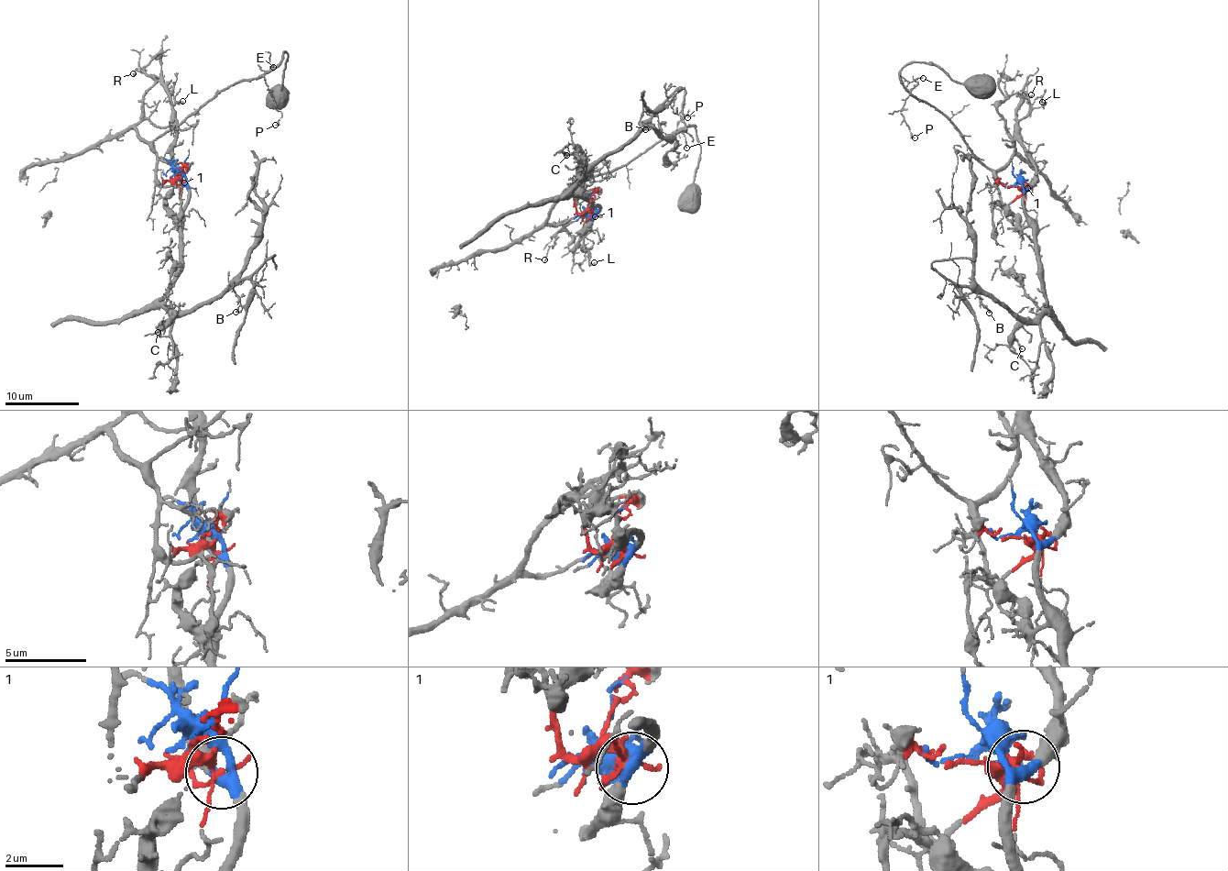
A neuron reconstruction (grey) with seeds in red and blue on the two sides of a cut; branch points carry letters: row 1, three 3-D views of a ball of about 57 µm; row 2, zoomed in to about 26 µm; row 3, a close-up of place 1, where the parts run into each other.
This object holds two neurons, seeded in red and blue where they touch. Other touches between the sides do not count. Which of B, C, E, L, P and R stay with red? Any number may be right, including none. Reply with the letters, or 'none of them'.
E, P, R

